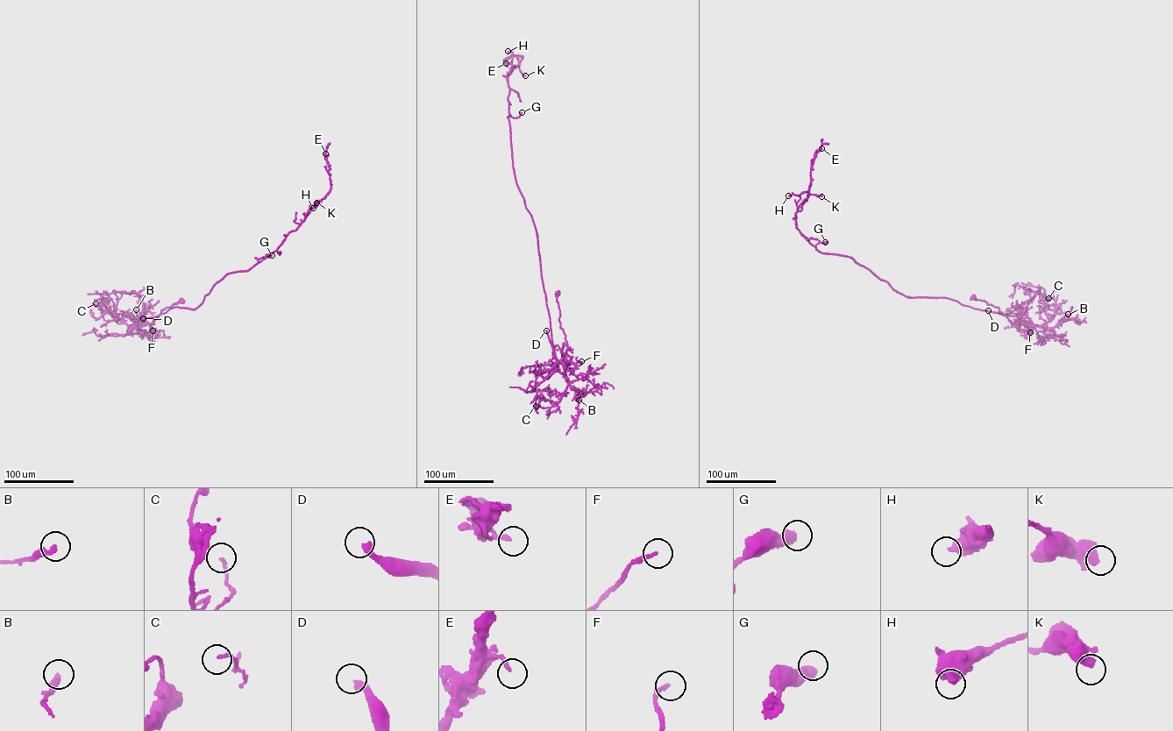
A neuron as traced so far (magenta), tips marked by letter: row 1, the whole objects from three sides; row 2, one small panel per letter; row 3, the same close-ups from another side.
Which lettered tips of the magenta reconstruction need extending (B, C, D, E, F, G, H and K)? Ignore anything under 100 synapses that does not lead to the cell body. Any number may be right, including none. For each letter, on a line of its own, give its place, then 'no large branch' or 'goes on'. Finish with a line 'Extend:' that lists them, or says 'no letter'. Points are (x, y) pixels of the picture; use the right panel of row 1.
B: at (1068, 314); no large branch
C: at (1048, 298); no large branch
D: at (988, 310); goes on
E: at (821, 148); no large branch
F: at (1030, 332); no large branch
G: at (825, 242); no large branch
H: at (788, 195); no large branch
K: at (821, 196); no large branch
Extend: D

